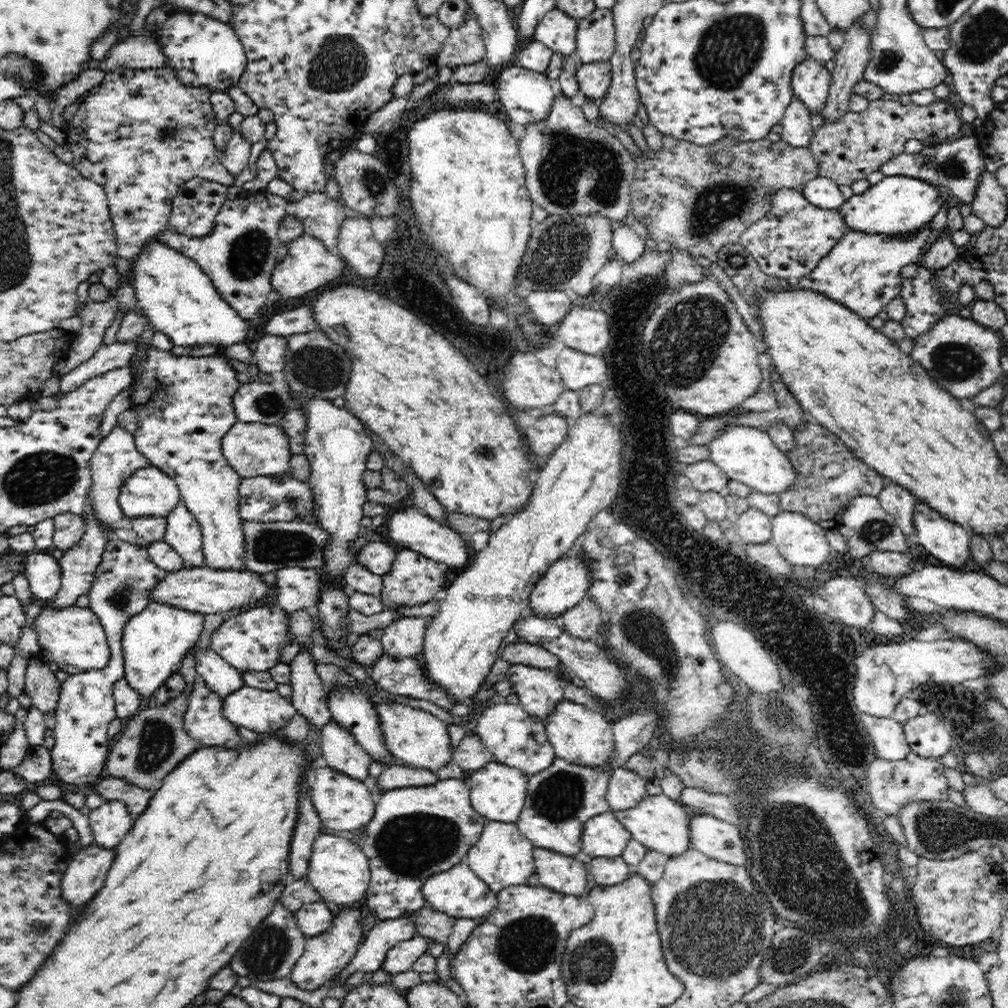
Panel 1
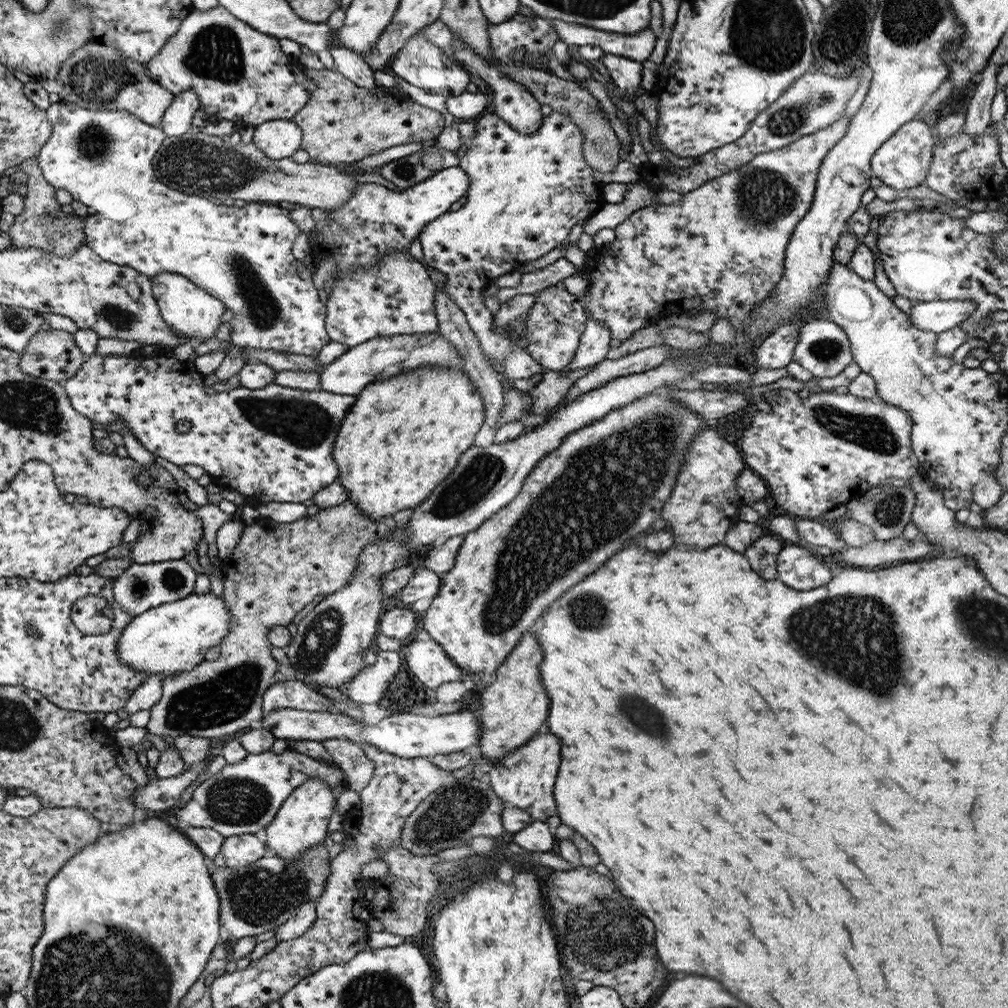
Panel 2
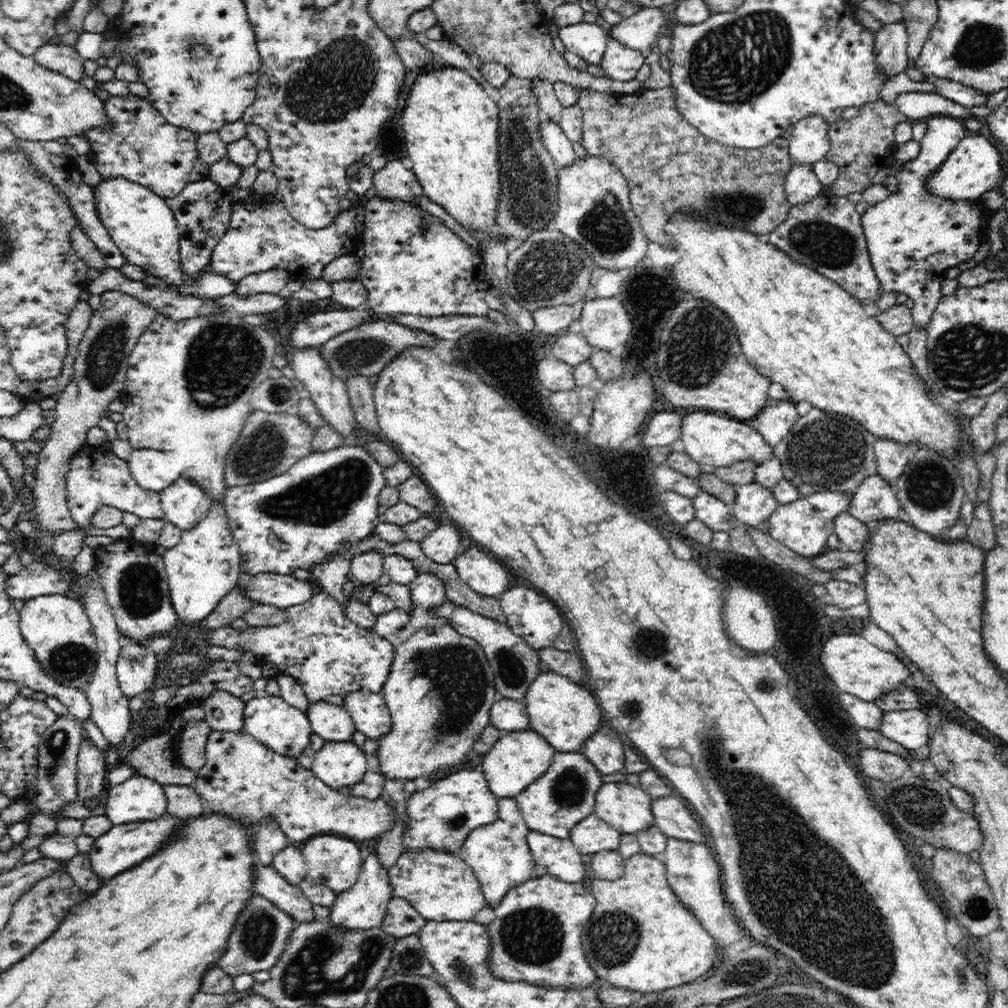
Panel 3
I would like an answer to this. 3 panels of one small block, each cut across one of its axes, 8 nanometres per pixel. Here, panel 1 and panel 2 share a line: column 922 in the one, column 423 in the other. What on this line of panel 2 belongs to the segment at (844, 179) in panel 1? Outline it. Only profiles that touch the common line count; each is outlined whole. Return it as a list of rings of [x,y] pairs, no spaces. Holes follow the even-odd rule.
[[[307,68],[304,74],[315,82],[316,88],[294,122],[303,129],[302,149],[308,151],[313,163],[354,163],[393,146],[432,140],[446,128],[446,120],[439,111],[424,107],[404,94],[381,89],[375,98],[373,92],[336,70]]]

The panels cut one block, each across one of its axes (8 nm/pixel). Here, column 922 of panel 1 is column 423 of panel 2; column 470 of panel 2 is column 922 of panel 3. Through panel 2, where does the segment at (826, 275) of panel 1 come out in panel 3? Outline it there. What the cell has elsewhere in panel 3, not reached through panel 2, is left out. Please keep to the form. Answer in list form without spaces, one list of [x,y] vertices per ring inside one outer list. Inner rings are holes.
[[[930,117],[926,120],[926,131],[919,142],[919,153],[916,158],[909,160],[901,166],[896,174],[899,181],[898,192],[891,194],[883,202],[869,207],[861,215],[860,222],[867,241],[867,248],[874,267],[874,273],[880,281],[882,292],[897,292],[906,294],[914,302],[913,328],[928,326],[935,312],[938,302],[942,298],[940,294],[940,282],[944,278],[944,272],[949,268],[970,260],[978,252],[985,229],[988,227],[988,210],[979,200],[947,200],[934,195],[927,190],[927,178],[934,175],[942,162],[950,156],[950,152],[957,144],[968,135],[964,126],[955,117]]]

